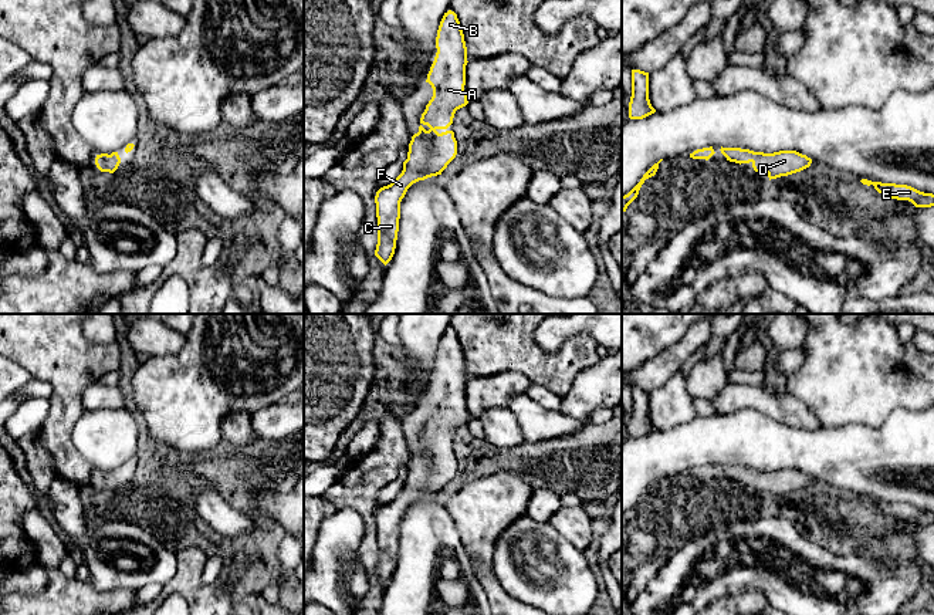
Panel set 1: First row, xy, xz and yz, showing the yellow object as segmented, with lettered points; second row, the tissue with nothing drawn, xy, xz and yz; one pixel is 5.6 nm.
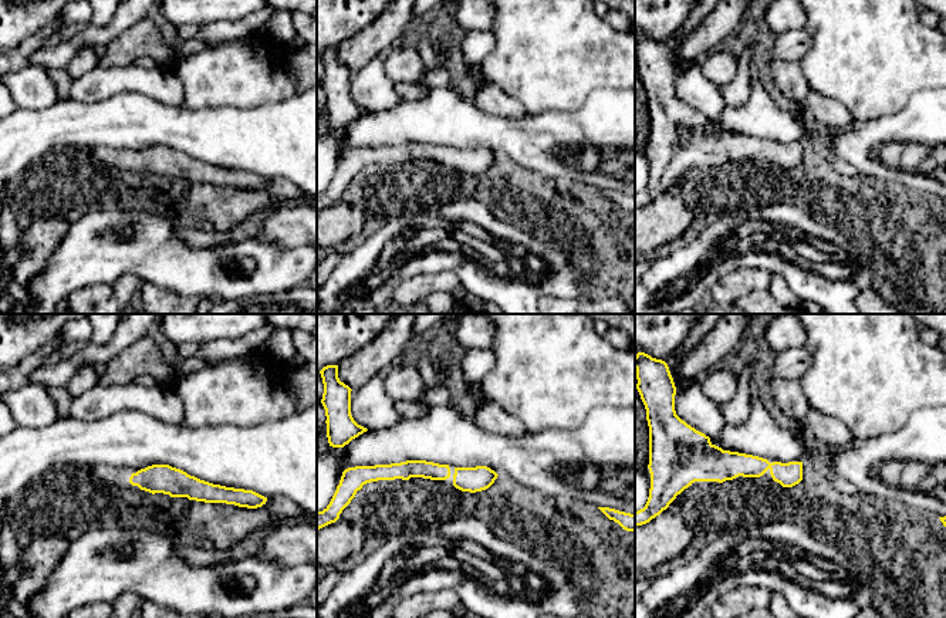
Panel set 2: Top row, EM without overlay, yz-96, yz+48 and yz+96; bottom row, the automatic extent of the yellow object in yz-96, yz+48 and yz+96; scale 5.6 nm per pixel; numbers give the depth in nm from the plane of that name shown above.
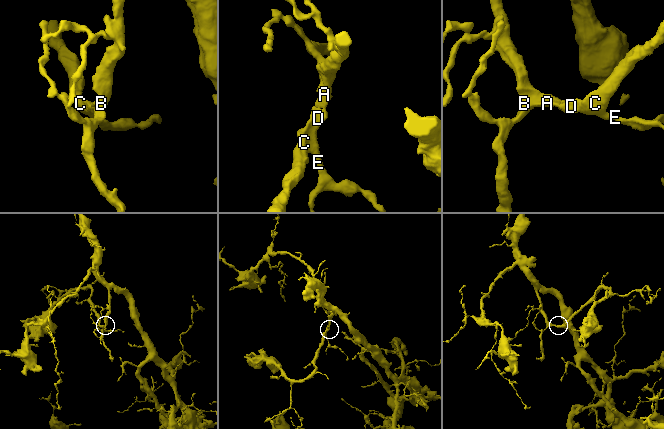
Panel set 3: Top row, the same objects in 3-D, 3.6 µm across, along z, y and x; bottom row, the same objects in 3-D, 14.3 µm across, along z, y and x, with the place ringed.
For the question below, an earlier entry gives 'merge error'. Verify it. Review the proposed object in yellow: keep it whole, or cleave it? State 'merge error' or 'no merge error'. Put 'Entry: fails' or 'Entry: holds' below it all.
no merge error
Entry: fails

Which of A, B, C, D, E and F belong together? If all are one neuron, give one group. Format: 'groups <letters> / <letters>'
groups A B C D E F

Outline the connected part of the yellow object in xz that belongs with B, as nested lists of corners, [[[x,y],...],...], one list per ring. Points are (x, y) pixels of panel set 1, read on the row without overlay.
[[[451,328],[444,331],[440,339],[436,355],[436,366],[437,371],[426,398],[426,401],[429,401],[433,406],[433,415],[422,432],[419,450],[412,455],[407,477],[403,480],[403,489],[390,503],[380,506],[375,514],[378,535],[378,562],[375,574],[385,584],[395,572],[400,537],[400,520],[407,507],[419,499],[441,493],[457,473],[457,459],[454,456],[454,450],[447,446],[453,442],[456,429],[468,422],[468,410],[464,409],[466,383],[468,379],[464,352],[457,332]]]

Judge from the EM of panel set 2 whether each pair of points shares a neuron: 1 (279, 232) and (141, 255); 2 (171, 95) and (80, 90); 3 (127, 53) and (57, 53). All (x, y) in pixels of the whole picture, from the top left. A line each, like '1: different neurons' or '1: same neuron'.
1: different neurons
2: same neuron
3: different neurons

